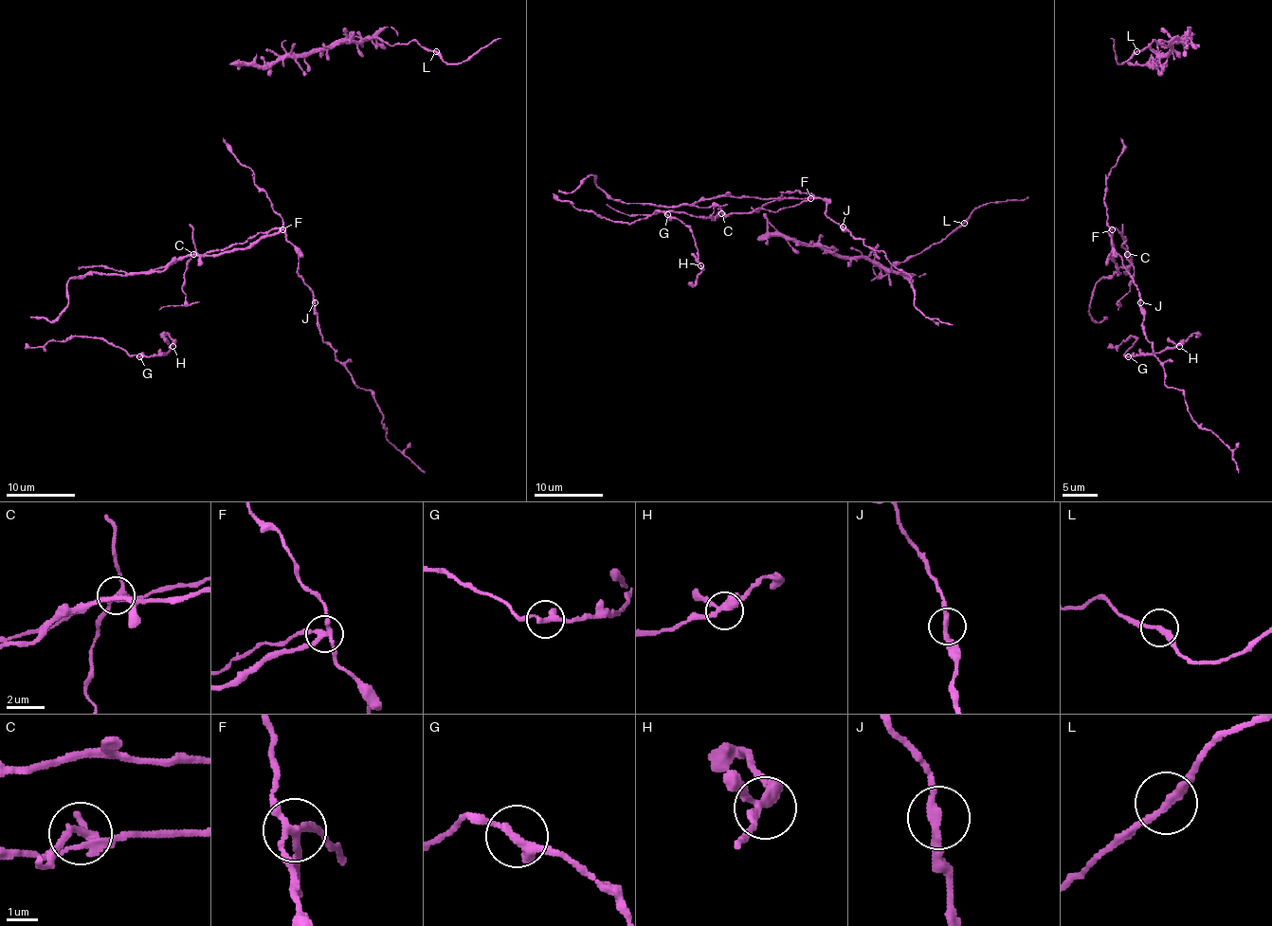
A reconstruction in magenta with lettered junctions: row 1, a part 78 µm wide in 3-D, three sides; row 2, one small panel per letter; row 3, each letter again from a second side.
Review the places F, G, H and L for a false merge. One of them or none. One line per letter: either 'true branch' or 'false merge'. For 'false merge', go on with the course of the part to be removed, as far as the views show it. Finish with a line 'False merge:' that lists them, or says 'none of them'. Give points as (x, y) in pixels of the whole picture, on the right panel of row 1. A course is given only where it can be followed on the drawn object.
F: false merge | (1111, 229), (1113, 250), (1140, 294), (1146, 338), (1165, 384), (1184, 392), (1190, 417), (1230, 449), (1238, 472)
G: true branch
H: true branch
L: true branch
False merge: F

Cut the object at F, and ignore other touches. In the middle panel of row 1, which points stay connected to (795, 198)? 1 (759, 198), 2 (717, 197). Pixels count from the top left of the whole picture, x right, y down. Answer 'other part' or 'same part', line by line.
1: same part
2: same part

